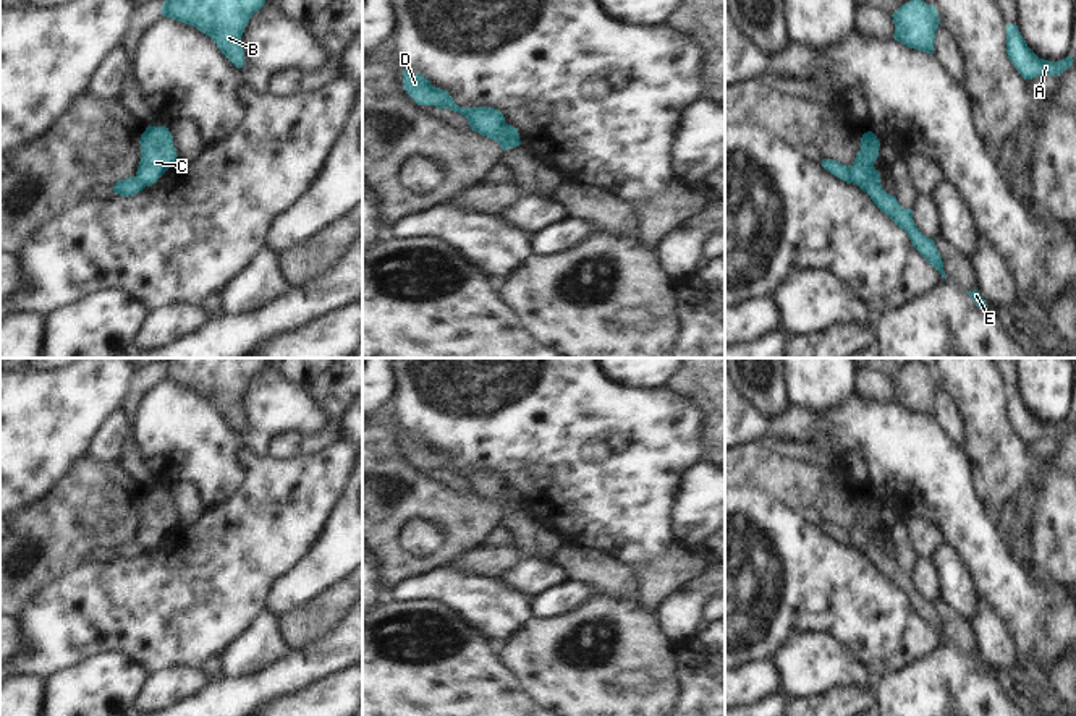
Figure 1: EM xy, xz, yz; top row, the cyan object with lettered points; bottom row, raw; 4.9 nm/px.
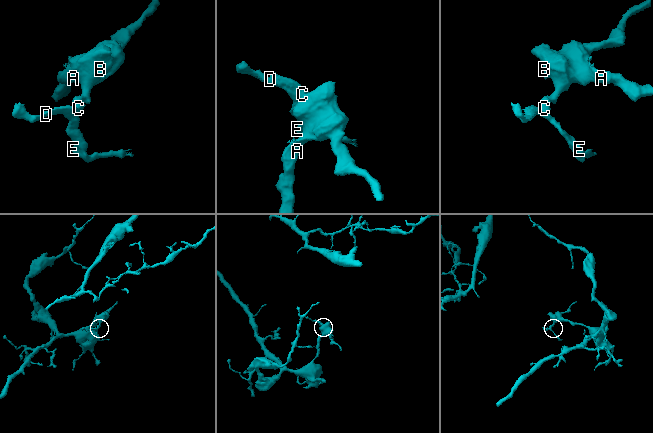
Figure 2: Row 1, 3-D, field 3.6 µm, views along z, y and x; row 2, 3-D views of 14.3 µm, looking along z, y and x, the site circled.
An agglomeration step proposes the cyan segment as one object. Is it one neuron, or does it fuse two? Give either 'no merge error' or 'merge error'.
merge error

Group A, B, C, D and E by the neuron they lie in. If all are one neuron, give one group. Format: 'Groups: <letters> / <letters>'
Groups: A B C / D E

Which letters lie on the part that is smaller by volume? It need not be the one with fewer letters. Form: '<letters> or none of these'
D, E

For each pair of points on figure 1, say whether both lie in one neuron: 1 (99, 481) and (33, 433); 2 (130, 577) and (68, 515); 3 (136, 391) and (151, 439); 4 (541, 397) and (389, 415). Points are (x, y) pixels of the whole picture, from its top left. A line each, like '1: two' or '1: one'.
1: two
2: two
3: two
4: two

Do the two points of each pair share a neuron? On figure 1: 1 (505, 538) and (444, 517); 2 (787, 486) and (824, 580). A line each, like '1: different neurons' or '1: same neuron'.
1: different neurons
2: different neurons

